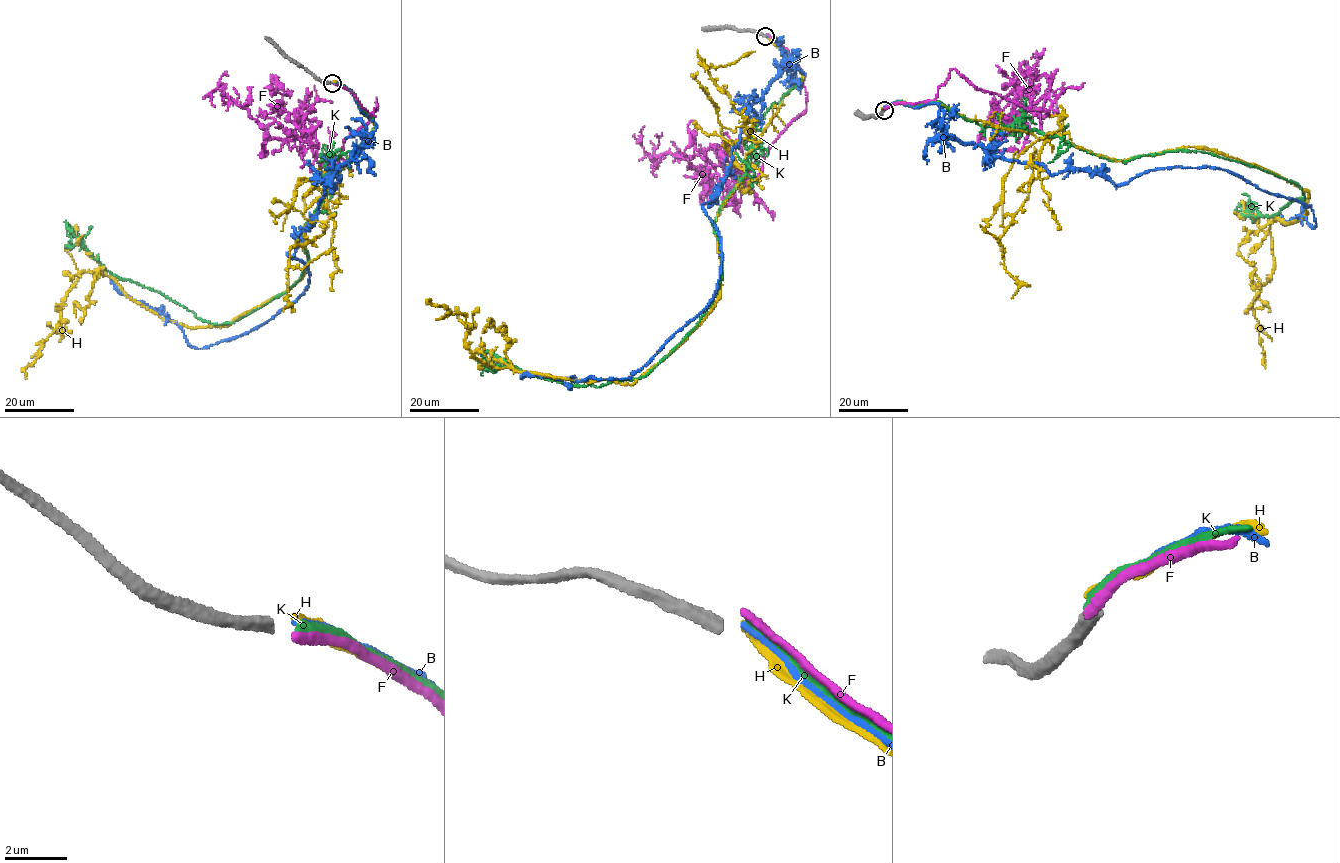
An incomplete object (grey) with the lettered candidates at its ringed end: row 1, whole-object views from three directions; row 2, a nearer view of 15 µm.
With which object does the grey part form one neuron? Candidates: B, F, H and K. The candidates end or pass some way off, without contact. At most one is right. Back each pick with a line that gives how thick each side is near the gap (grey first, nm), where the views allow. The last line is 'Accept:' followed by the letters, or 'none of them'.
Accept: none of them

